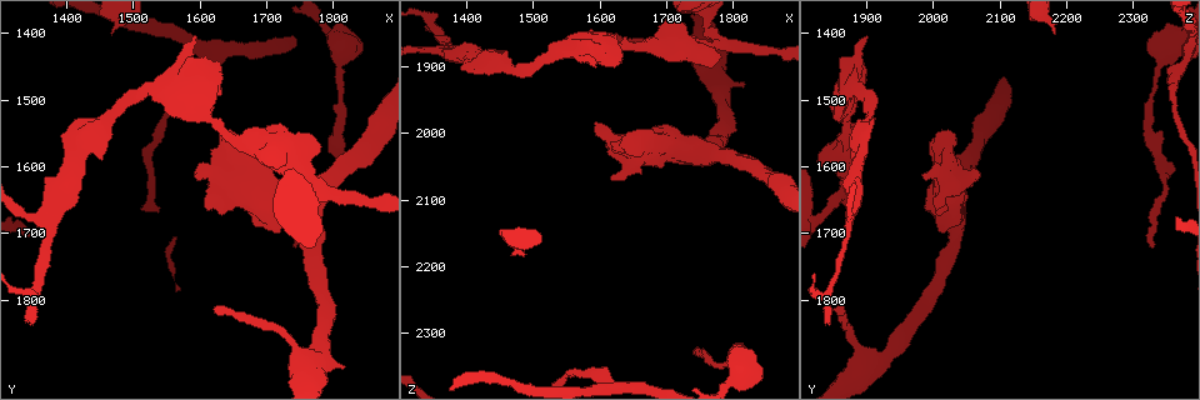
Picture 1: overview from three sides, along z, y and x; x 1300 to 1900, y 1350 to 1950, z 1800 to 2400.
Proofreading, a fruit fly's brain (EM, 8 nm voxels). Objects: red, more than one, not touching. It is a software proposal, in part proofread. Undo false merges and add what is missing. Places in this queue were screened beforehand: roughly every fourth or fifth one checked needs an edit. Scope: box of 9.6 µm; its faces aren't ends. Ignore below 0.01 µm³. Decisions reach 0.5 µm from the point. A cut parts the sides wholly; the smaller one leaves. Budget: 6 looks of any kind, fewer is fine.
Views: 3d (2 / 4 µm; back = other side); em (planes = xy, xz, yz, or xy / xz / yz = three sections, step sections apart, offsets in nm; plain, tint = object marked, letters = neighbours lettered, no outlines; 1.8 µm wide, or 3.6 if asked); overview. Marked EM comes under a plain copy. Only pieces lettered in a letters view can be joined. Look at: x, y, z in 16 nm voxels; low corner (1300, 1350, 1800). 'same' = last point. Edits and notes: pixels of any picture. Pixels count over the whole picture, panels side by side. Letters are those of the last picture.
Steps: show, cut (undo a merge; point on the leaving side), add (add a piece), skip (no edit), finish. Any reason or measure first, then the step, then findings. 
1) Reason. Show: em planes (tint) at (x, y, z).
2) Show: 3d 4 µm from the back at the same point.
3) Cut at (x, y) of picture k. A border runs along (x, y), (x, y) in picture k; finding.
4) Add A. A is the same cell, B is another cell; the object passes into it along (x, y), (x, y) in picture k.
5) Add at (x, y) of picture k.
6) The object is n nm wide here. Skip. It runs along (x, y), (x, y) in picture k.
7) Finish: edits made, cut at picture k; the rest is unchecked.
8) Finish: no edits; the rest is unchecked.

Show: 3d 4 µm at (1345, 1835, 1845).

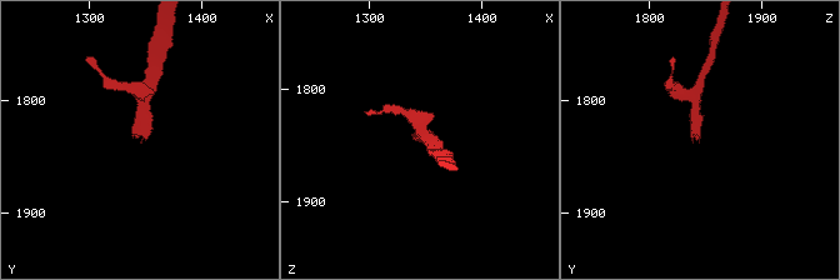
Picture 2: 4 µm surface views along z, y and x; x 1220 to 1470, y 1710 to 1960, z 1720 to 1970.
Show: em planes (letters) at the same point.

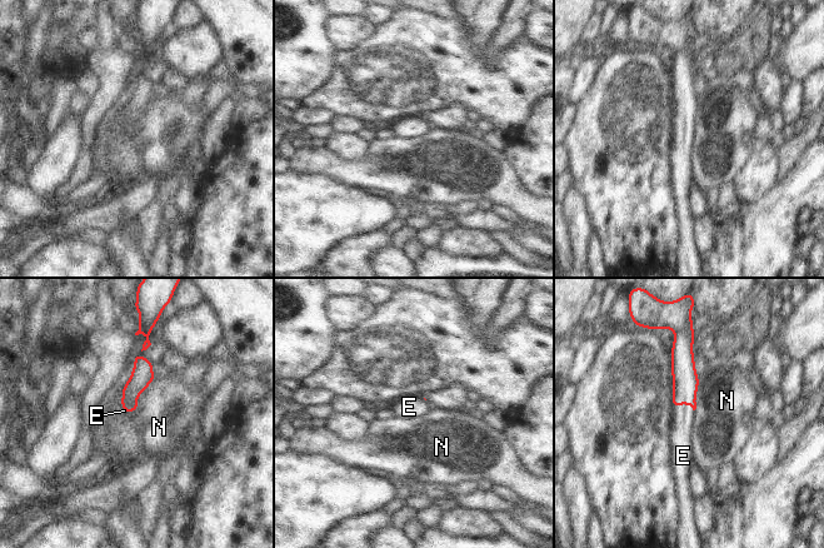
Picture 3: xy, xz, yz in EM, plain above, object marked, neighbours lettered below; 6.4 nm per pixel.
Add E. E is the same cell, N is another cell; the object passes into it along (685, 380), (683, 402), (683, 417) in picture 3; it goes on there.

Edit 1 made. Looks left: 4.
An open end. Show: em planes (letters) at (1625, 1815, 1855).

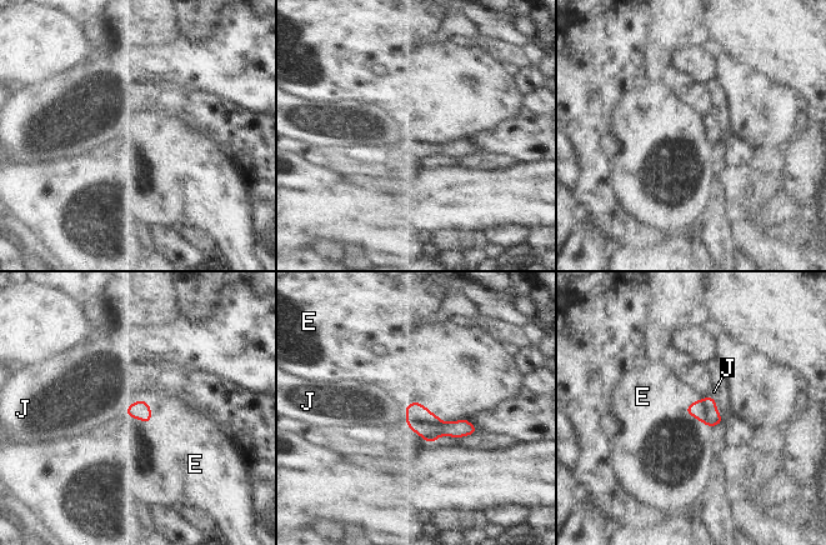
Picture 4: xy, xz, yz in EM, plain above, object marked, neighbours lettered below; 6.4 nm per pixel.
Skip. E and J are other cells; it runs along (409, 410), (430, 428), (474, 430) in picture 4; no lettered piece goes on from it.

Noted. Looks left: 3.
Stops while still wide. Show: em xy step 4 (letters) at (1470, 1400, 2180).

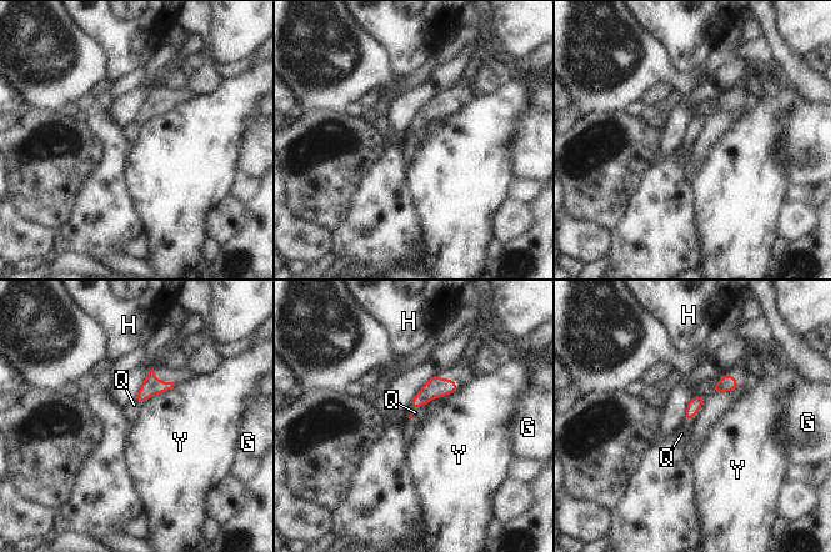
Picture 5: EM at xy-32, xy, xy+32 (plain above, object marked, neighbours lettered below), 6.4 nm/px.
Add Q. Q is the same cell, G, H and Y are other cells; the object passes into it along (696, 402), (694, 415), (681, 433) in picture 5; it goes on there.

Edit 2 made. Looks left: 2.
Finish: edits made, add at picture 3, add at picture 5; the rest is unchecked.

